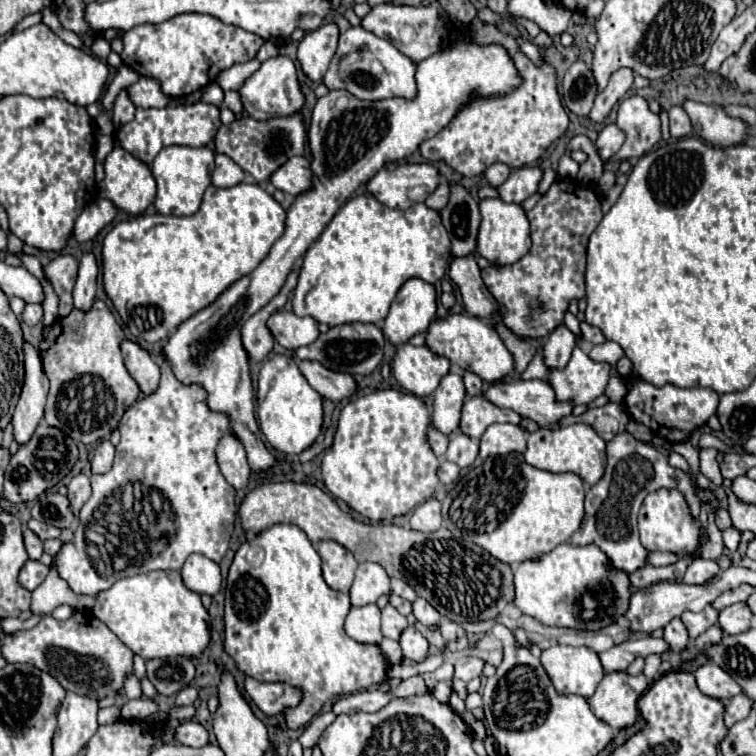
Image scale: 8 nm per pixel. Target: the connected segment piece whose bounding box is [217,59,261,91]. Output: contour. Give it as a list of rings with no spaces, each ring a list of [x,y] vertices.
[[[251,59],[247,63],[241,63],[241,65],[235,65],[227,71],[221,71],[219,77],[217,77],[217,85],[223,89],[223,91],[239,91],[243,87],[243,83],[259,69],[259,59]]]

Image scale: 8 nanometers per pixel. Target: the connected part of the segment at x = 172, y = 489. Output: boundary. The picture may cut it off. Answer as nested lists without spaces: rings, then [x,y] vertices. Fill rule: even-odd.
[[[163,359],[161,363],[161,381],[157,385],[157,389],[151,393],[151,395],[141,395],[139,401],[135,405],[131,405],[121,421],[119,421],[119,431],[121,431],[121,441],[119,445],[115,447],[115,463],[111,467],[109,473],[105,475],[93,475],[91,477],[91,487],[93,487],[93,493],[89,497],[89,501],[83,505],[81,513],[79,513],[79,525],[75,529],[75,537],[73,541],[65,543],[59,551],[59,555],[55,557],[57,559],[57,567],[59,567],[59,575],[69,583],[69,587],[75,591],[75,593],[81,593],[81,595],[97,595],[99,591],[105,591],[107,587],[111,587],[111,583],[115,583],[115,579],[121,579],[121,577],[131,577],[131,575],[139,575],[139,573],[145,573],[145,571],[155,571],[155,569],[173,569],[173,571],[179,571],[185,563],[185,559],[191,555],[191,553],[201,553],[205,557],[209,557],[211,561],[219,563],[227,551],[227,543],[231,541],[231,535],[233,535],[233,529],[235,529],[235,519],[237,519],[237,505],[235,505],[235,489],[225,481],[225,477],[221,475],[219,471],[219,465],[215,461],[215,447],[219,443],[219,439],[231,431],[231,421],[229,421],[229,415],[227,413],[215,413],[207,407],[207,391],[197,385],[197,383],[191,383],[191,385],[185,385],[181,383],[173,371],[171,371],[171,365],[167,359]],[[89,549],[97,549],[99,555],[93,557],[93,553]]]

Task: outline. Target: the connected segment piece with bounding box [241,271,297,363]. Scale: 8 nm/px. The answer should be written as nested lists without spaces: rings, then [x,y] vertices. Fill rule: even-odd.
[[[291,271],[291,275],[287,277],[287,283],[279,291],[279,295],[275,299],[271,299],[269,305],[265,305],[261,311],[257,311],[241,327],[241,341],[243,341],[243,347],[247,351],[249,363],[261,363],[271,353],[275,341],[271,339],[271,331],[267,331],[265,321],[267,321],[267,315],[271,315],[271,311],[277,311],[277,309],[281,309],[285,305],[291,287],[295,287],[295,275],[297,275],[297,271]]]

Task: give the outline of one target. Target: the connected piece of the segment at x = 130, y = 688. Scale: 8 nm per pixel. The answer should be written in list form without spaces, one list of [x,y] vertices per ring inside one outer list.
[[[129,675],[129,677],[125,679],[125,697],[127,697],[127,699],[141,699],[141,697],[143,697],[139,679],[137,679],[135,675]]]

